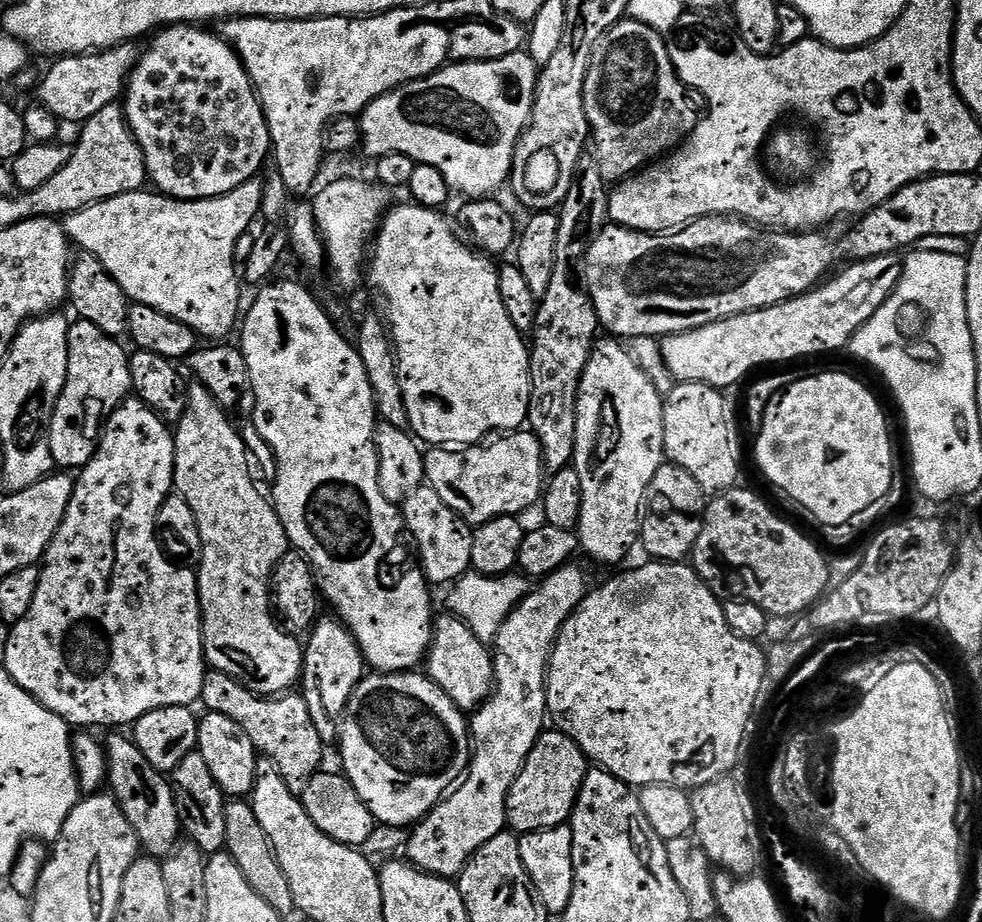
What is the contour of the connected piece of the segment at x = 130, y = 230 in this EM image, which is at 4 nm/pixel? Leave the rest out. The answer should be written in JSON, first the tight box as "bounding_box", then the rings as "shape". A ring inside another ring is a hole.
{"bounding_box":[64,178,263,340],"shape":[[[253,178],[243,183],[242,186],[236,187],[234,190],[227,192],[226,195],[215,196],[214,199],[202,200],[175,200],[172,197],[167,197],[161,193],[148,192],[149,190],[141,190],[137,192],[127,192],[124,195],[118,195],[116,198],[103,200],[100,203],[91,204],[91,206],[83,208],[82,211],[72,212],[71,215],[65,217],[64,225],[65,232],[69,239],[81,251],[90,253],[103,264],[111,277],[123,289],[125,295],[131,303],[142,304],[150,306],[158,310],[160,313],[166,314],[168,317],[177,318],[186,326],[194,329],[199,337],[214,338],[213,340],[224,340],[228,338],[228,334],[237,327],[240,316],[240,274],[238,271],[238,264],[234,262],[236,254],[236,246],[238,240],[243,236],[244,232],[249,228],[254,218],[259,217],[262,196],[263,196],[263,181],[258,178]]]}

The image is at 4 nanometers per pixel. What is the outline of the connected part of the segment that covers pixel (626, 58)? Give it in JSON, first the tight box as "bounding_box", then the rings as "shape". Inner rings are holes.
{"bounding_box":[584,20,702,182],"shape":[[[619,20],[596,43],[584,83],[584,105],[590,129],[590,140],[596,150],[594,157],[607,182],[619,182],[677,149],[702,121],[702,100],[688,85],[683,84],[668,53],[668,41],[658,31],[642,22]]]}

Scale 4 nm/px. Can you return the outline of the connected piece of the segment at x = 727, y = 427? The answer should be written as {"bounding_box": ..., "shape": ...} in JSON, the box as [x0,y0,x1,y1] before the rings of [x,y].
{"bounding_box":[664,382,740,494],"shape":[[[680,382],[664,402],[664,454],[686,470],[706,494],[737,487],[740,476],[740,432],[728,413],[725,393],[699,382]]]}

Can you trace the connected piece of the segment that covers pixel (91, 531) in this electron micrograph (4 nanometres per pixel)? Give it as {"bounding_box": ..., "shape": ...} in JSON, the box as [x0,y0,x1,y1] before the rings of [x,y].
{"bounding_box":[2,398,210,730],"shape":[[[129,398],[116,409],[104,426],[100,442],[92,461],[85,468],[79,469],[75,477],[74,494],[70,498],[70,506],[66,506],[66,518],[62,518],[62,526],[58,526],[58,534],[50,542],[44,552],[38,594],[34,594],[34,606],[22,618],[22,622],[11,625],[8,641],[4,644],[4,660],[2,667],[8,671],[10,678],[26,690],[46,710],[61,716],[70,726],[76,724],[80,730],[115,729],[115,724],[131,726],[142,714],[150,710],[158,710],[166,706],[192,706],[200,700],[202,686],[206,674],[210,671],[208,661],[204,659],[204,620],[200,617],[200,581],[191,567],[181,566],[173,562],[160,547],[160,539],[156,536],[156,519],[162,502],[174,488],[176,471],[174,470],[174,454],[176,453],[176,437],[169,425],[163,424],[141,400]]]}

